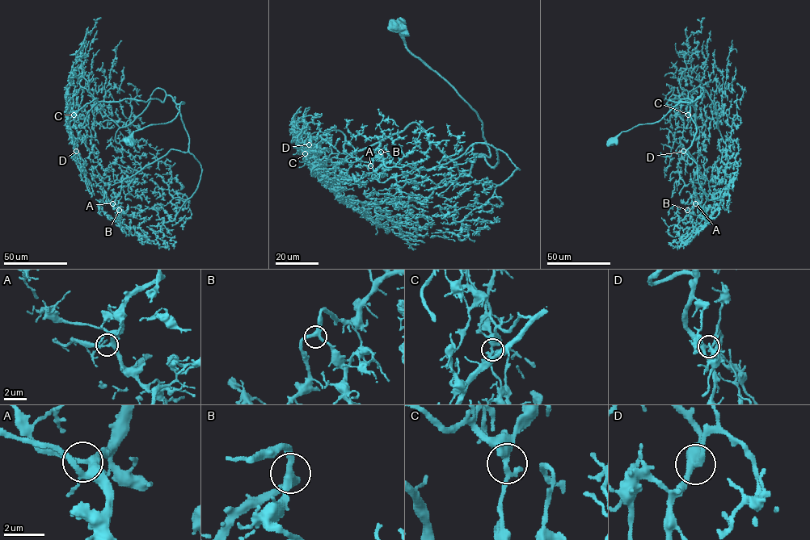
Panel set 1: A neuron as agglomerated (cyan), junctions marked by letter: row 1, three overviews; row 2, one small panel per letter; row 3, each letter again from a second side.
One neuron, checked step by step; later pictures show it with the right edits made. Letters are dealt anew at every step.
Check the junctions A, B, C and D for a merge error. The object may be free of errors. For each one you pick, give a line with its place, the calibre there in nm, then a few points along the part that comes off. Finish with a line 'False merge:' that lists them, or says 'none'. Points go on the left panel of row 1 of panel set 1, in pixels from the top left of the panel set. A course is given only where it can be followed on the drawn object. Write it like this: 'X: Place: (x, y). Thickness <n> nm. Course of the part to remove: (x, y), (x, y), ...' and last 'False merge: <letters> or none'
False merge: none

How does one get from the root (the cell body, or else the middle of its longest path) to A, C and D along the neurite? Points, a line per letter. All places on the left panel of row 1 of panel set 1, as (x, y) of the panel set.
A: (128, 141), (134, 131), (170, 122), (184, 102), (176, 108), (188, 150), (171, 149), (124, 178), (112, 203)
C: (128, 141), (134, 131), (170, 122), (184, 102), (176, 103), (169, 95), (162, 102), (95, 98), (73, 115)
D: (128, 141), (134, 131), (170, 122), (184, 102), (169, 95), (162, 102), (95, 98), (70, 119), (76, 151)

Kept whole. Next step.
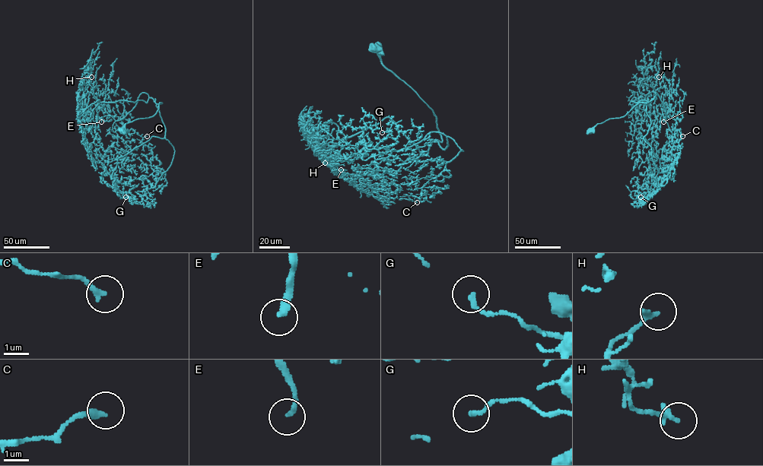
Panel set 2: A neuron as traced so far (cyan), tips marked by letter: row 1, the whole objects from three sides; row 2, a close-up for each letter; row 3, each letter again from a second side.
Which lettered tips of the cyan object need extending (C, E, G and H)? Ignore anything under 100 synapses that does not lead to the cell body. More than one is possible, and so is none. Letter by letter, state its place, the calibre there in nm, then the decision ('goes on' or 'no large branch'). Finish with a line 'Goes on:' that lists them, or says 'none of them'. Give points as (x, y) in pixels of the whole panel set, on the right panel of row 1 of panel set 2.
C: (682, 136) | 260 nm | no large branch
E: (663, 122) | 260 nm | goes on
G: (640, 197) | 200 nm | no large branch
H: (659, 77) | 220 nm | no large branch
Goes on: E

